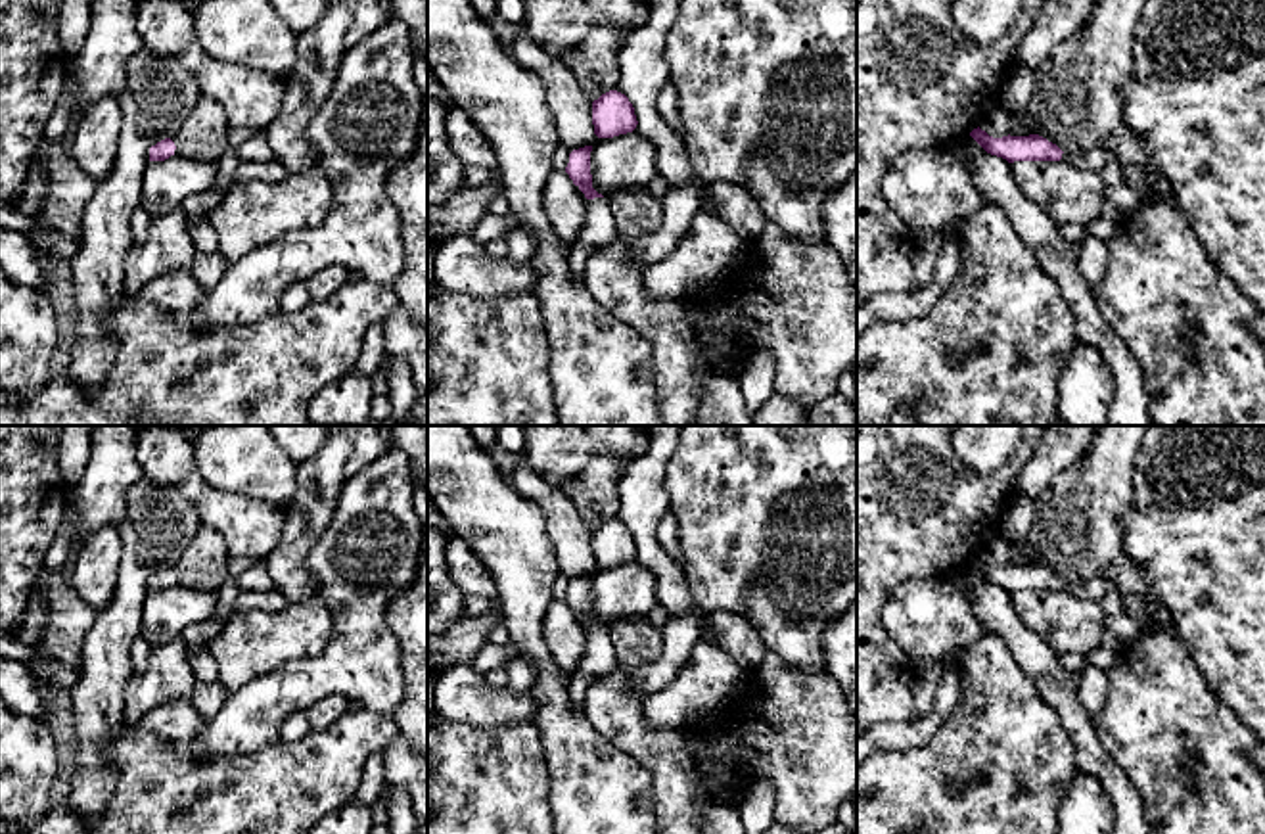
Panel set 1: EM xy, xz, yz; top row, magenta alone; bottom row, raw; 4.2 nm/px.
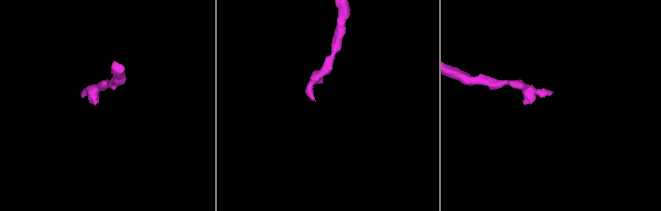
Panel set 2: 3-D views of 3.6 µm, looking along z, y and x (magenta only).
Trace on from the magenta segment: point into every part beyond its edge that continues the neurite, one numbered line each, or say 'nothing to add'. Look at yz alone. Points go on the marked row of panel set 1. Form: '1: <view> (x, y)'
1: yz (1095, 160)

